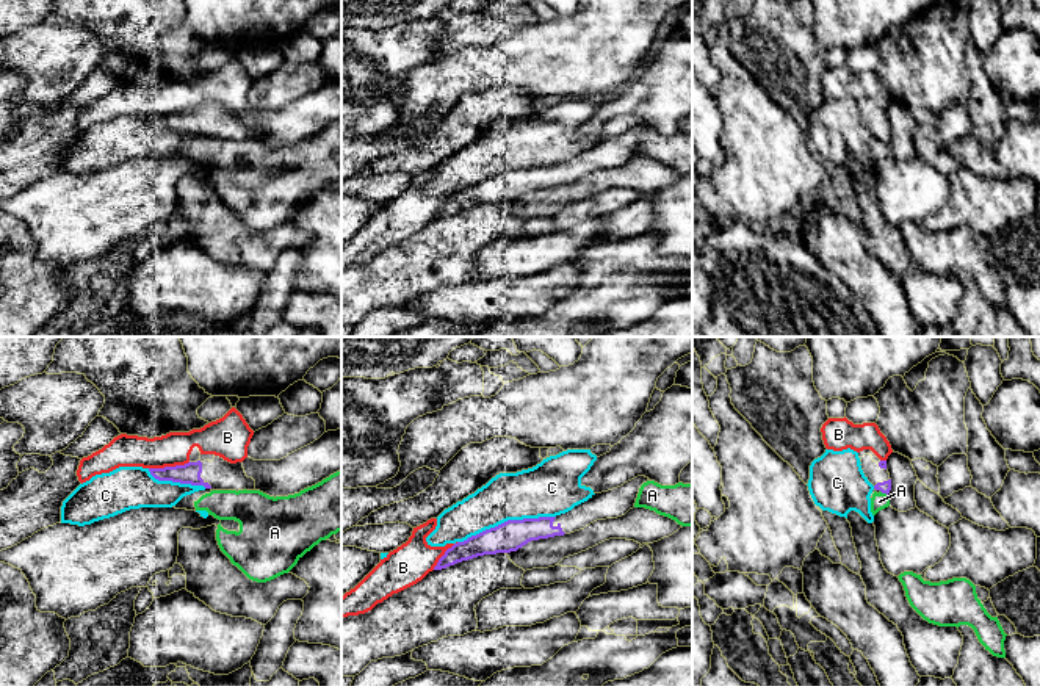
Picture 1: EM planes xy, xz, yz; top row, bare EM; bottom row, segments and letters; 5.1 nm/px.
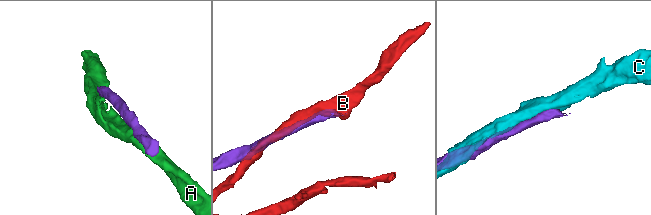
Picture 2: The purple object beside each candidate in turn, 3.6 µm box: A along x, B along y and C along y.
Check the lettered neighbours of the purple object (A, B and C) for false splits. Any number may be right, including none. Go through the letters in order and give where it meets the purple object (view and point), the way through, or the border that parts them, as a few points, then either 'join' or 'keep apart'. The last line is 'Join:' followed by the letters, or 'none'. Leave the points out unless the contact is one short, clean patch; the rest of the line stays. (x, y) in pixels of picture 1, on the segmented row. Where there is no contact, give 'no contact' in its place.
A: yz (884, 492) | along yz (881, 491), (887, 495) | keep apart
B: xy (168, 467) | keep apart
C: xz (508, 520) | keep apart
Join: none

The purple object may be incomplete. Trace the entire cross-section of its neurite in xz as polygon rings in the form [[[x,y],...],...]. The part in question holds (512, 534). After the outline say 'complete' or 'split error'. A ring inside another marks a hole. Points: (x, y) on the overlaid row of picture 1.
[[[637,476],[617,489],[595,493],[587,501],[556,517],[507,520],[454,543],[439,559],[434,570],[484,554],[517,551],[531,540],[570,534],[584,529],[597,520],[622,517],[634,507],[639,489],[647,481],[650,479]]]; split error

